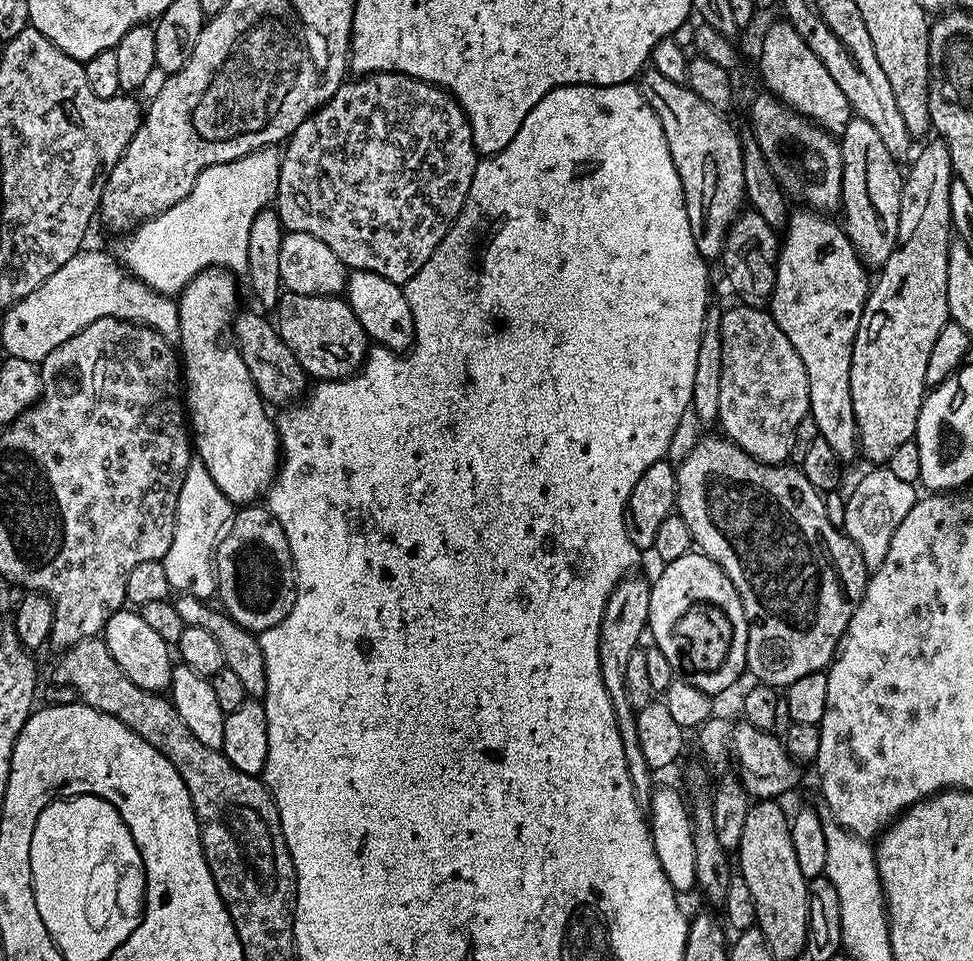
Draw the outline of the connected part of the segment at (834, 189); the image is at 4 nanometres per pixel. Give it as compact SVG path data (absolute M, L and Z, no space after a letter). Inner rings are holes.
M769 93L754 99L750 106L751 135L755 137L764 154L769 170L779 181L783 193L796 198L805 207L822 214L840 208L842 170L839 141L820 125L793 111L787 104Z

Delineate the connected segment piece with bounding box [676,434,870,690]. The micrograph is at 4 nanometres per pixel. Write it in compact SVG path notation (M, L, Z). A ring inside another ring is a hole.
M717 434L717 436L708 436L705 440L698 441L689 450L688 457L676 468L676 512L678 516L684 519L684 524L688 527L693 542L696 543L693 545L705 556L709 556L728 575L730 582L736 587L742 598L742 610L748 619L747 671L749 673L753 672L759 683L768 684L777 690L786 689L798 678L803 678L808 674L823 672L831 665L839 649L840 642L844 639L844 633L852 625L852 618L856 615L856 609L860 606L860 600L864 596L870 575L858 546L854 546L851 538L844 535L839 527L830 524L830 519L826 516L823 495L817 492L814 486L807 481L799 467L788 467L784 464L763 464L761 460L756 460L750 454L743 452L731 440Z

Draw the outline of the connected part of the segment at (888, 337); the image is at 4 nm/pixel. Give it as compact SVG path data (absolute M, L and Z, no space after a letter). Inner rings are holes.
M936 138L933 144L928 144L916 156L912 169L907 169L904 176L904 185L900 195L900 209L898 210L898 238L890 258L879 269L880 277L875 277L868 293L868 301L864 303L864 313L858 322L856 337L852 343L852 357L850 358L850 398L854 406L854 422L856 423L856 438L858 441L858 452L861 457L865 456L876 466L883 465L898 446L902 446L908 440L913 439L918 426L918 414L922 410L922 402L926 395L926 362L930 362L930 350L934 350L934 341L938 334L942 334L942 326L950 323L948 307L946 306L946 264L948 262L948 251L954 239L952 230L952 215L950 214L950 194L952 193L952 182L954 179L954 165L952 162L952 149L948 147L943 139Z

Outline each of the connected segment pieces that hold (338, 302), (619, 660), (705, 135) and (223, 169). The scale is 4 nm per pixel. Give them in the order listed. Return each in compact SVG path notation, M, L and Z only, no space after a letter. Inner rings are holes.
M285 291L279 299L279 312L278 331L282 342L290 346L294 358L298 358L309 377L316 376L317 381L345 380L359 372L368 355L370 341L358 318L354 318L347 299Z
M629 574L616 585L604 607L604 617L600 627L600 669L602 680L606 682L606 694L610 694L610 702L614 706L614 714L618 722L618 734L622 734L622 750L626 750L626 770L630 774L630 782L638 790L653 789L658 780L650 763L642 754L641 740L638 738L637 709L630 702L630 694L626 690L626 666L630 663L630 654L640 647L640 635L645 635L650 614L649 581L637 574Z
M645 70L638 77L638 87L662 122L666 146L670 146L670 158L674 158L674 170L682 182L690 234L694 234L701 256L712 262L723 253L730 226L746 204L741 133L732 129L725 113L706 106L687 83L672 82L655 70Z
M272 146L259 148L237 160L202 170L190 194L186 194L182 202L152 216L127 233L128 241L118 253L119 263L146 286L171 298L183 292L187 284L207 268L223 268L233 274L247 273L250 226L255 216L275 201L276 189L280 187L281 153L276 151Z

